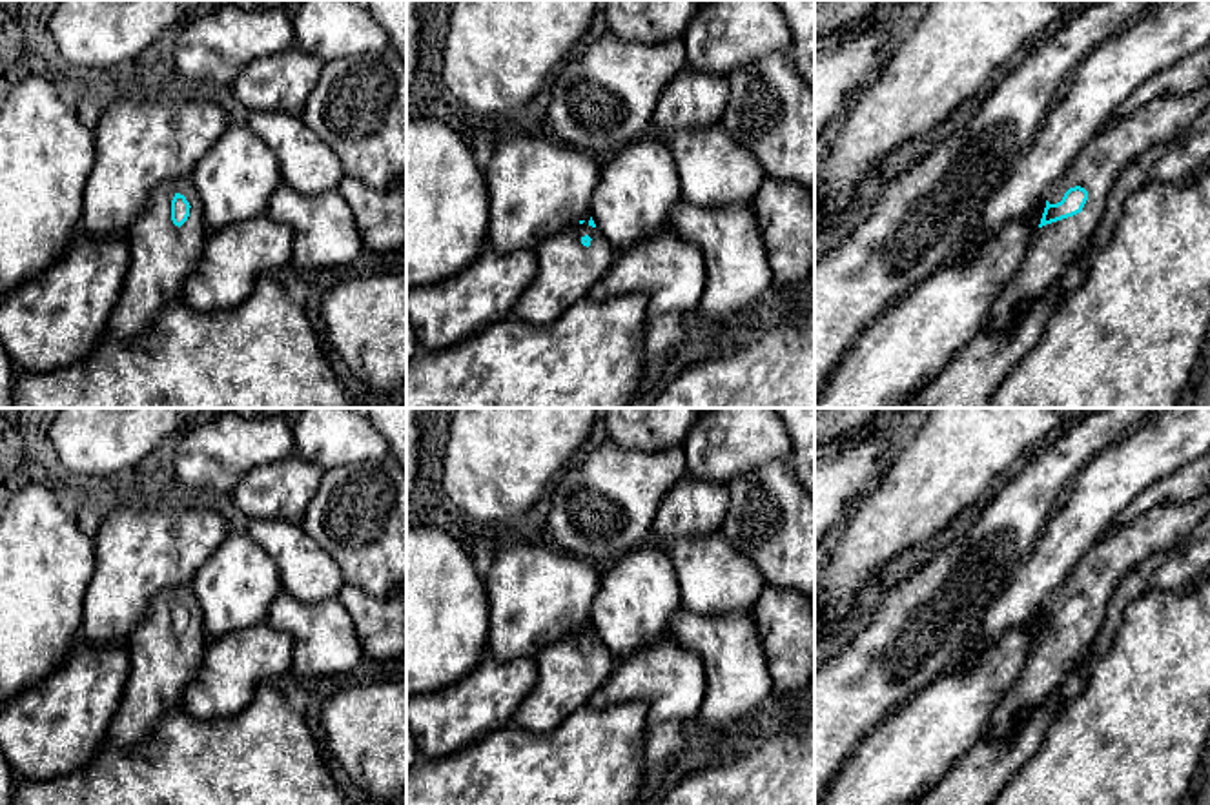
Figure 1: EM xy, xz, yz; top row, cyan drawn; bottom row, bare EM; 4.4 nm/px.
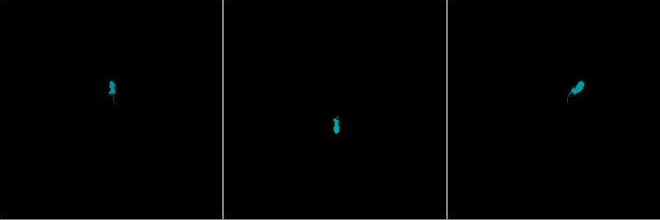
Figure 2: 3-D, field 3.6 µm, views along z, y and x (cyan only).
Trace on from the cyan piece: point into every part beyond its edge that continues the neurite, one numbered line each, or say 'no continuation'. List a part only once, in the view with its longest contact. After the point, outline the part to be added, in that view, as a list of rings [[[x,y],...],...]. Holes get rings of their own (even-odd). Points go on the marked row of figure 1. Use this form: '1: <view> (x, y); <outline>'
1: yz (1057, 246); [[[1210,82],[1184,97],[1155,98],[1101,131],[1046,197],[1057,204],[1070,188],[1081,186],[1088,191],[1082,211],[1037,229],[1017,277],[999,293],[980,330],[1004,330],[1020,304],[1041,299],[1057,284],[1088,251],[1121,171],[1150,148],[1179,137],[1208,106]]]

